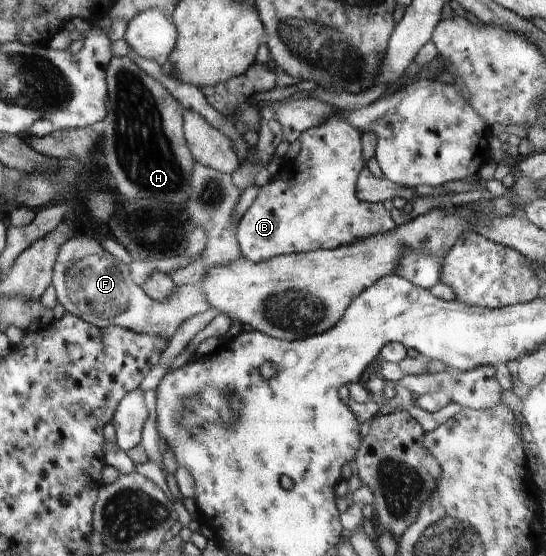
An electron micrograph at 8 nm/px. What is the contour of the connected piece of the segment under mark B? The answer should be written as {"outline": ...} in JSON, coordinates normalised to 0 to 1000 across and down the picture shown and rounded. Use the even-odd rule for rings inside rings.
{"outline":[[[612,210],[612,214],[604,214],[604,218],[597,218],[597,221],[590,225],[560,232],[560,236],[549,239],[546,250],[549,250],[551,255],[551,270],[542,288],[533,295],[531,315],[520,318],[520,322],[513,322],[509,315],[495,322],[489,333],[480,333],[480,336],[474,338],[469,358],[436,399],[438,446],[443,448],[447,462],[463,473],[474,473],[476,469],[491,469],[491,466],[498,466],[498,462],[505,462],[505,459],[546,457],[573,450],[608,450],[619,444],[643,442],[648,433],[689,428],[694,423],[714,423],[714,387],[711,387],[711,379],[707,379],[709,374],[703,372],[700,365],[674,365],[665,360],[656,362],[652,351],[648,351],[648,344],[654,344],[648,322],[658,322],[656,311],[661,311],[659,304],[670,297],[667,286],[663,286],[659,236],[645,228],[630,210]]]}

